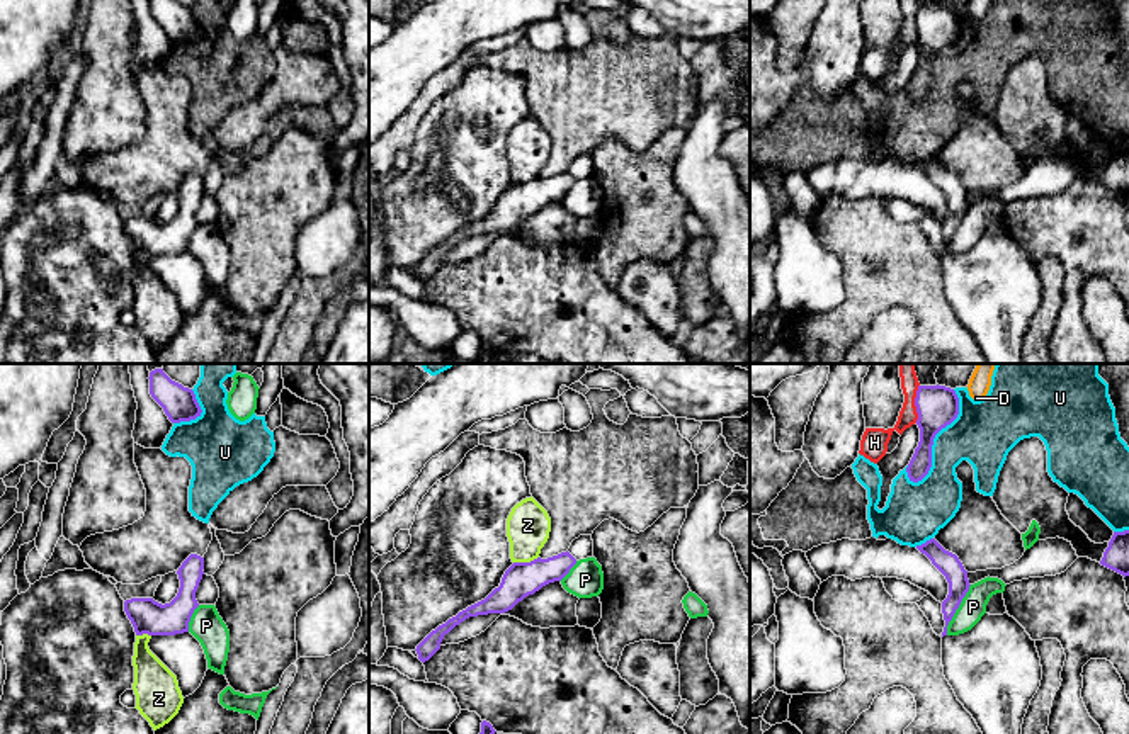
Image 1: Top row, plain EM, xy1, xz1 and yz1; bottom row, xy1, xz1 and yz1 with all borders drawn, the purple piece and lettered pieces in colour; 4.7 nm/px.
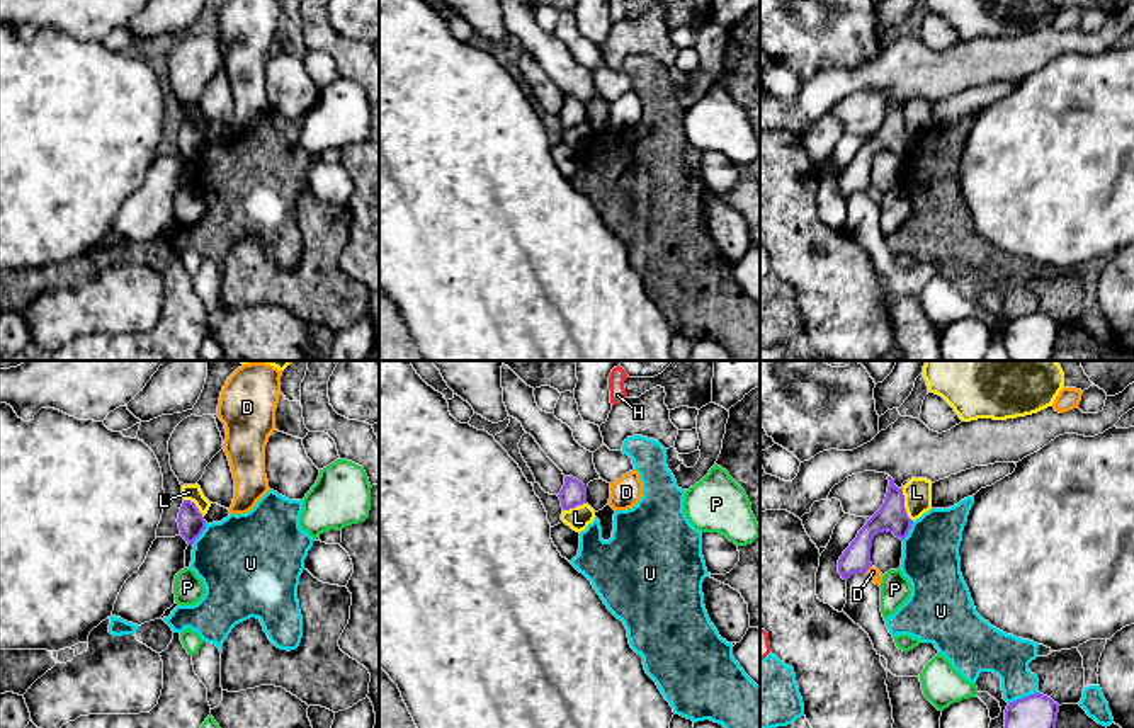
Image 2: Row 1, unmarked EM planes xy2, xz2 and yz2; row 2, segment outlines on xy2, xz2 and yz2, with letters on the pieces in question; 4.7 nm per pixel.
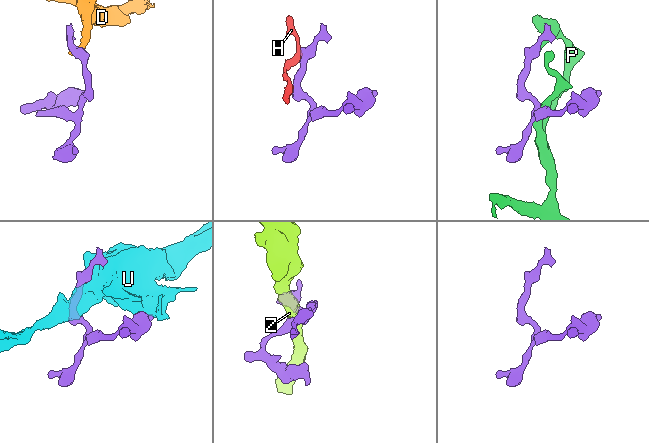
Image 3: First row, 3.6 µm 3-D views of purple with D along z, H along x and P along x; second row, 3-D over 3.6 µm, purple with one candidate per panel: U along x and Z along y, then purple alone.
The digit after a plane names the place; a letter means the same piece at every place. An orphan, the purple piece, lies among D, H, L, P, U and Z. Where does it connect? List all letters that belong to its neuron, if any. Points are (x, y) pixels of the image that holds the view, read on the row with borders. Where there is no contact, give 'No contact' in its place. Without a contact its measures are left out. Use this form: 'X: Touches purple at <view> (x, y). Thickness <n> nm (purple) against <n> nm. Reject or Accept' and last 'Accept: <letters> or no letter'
D: Touches purple at yz2 (867, 568). Thickness 140 nm (purple) against 60 nm. Reject
H: Touches purple at yz1 (915, 403). Thickness 200 nm (purple) against 110 nm. Reject
L: Touches purple at yz2 (903, 506). Thickness 140 nm (purple) against 130 nm. Reject
P: Touches purple at yz1 (956, 609). Thickness 110 nm (purple) against 120 nm. Reject
U: Touches purple at yz1 (934, 437). Thickness 200 nm (purple) against 300 nm. Reject
Z: Touches purple at xz1 (526, 563). Thickness 160 nm (purple) against 200 nm. Reject
Accept: no letter

